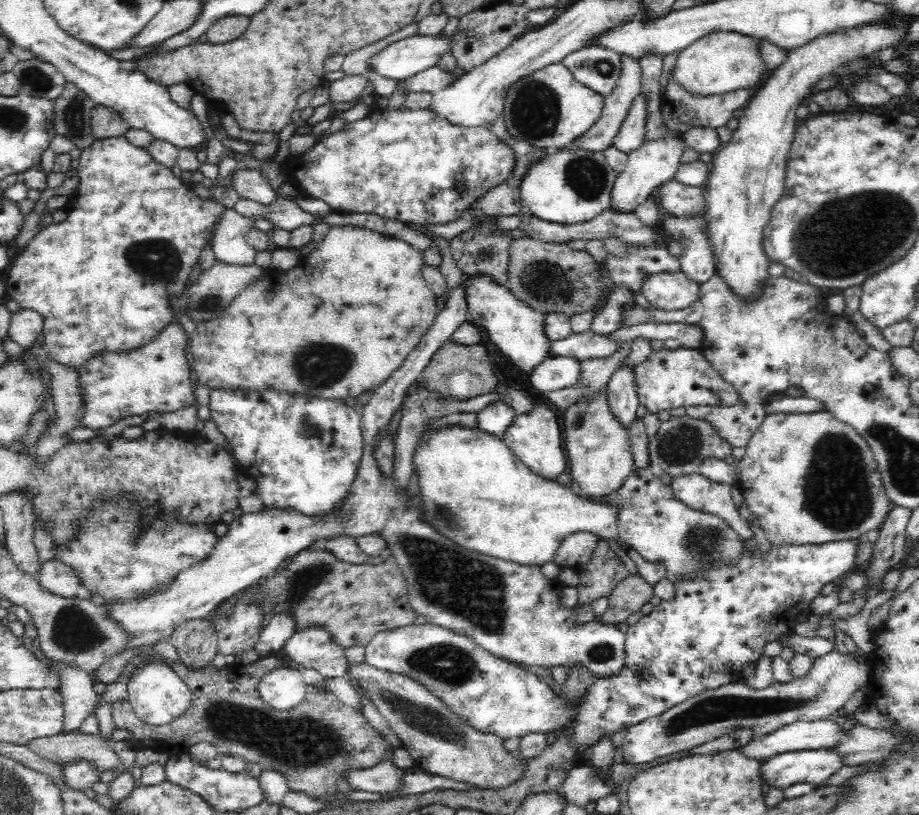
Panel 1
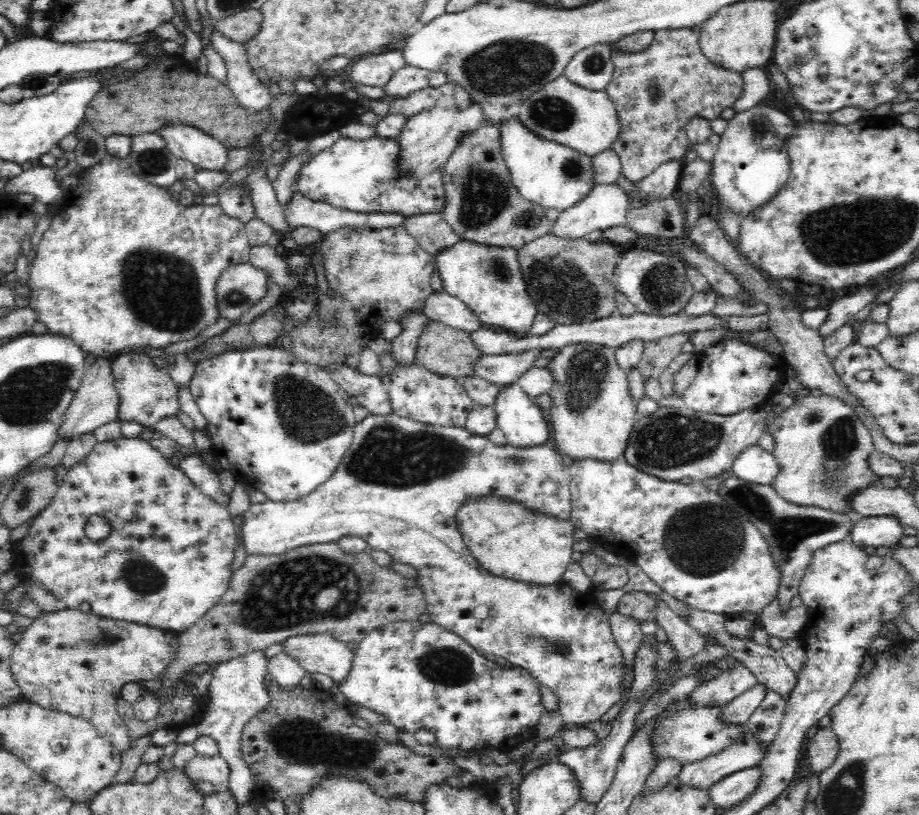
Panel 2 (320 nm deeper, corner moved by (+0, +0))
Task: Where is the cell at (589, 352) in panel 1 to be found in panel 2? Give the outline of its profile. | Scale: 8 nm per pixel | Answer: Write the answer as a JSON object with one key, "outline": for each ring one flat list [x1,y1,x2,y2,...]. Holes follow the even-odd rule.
{"outline":[[532,349,518,354,501,355,481,353,474,364,473,373,498,387,506,387,517,382,534,365,540,351]]}

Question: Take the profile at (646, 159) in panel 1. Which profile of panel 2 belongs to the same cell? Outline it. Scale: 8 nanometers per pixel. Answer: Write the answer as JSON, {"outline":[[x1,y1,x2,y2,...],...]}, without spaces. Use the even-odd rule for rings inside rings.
{"outline":[[618,183,594,185,580,202,559,211,557,219,552,222,550,233,558,238,578,240,584,239,593,230,605,230,611,226,624,225,629,204,626,191]]}

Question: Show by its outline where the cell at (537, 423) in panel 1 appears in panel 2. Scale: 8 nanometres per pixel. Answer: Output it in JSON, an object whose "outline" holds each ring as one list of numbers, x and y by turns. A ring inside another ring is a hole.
{"outline":[[517,382,502,387,493,410,497,428,502,430,508,444,530,448,551,439,550,422]]}

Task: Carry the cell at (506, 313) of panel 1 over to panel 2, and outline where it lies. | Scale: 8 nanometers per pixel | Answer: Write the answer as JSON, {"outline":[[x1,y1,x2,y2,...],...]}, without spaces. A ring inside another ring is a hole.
{"outline":[[459,238,456,244,442,248,434,256,434,266,440,275,443,290,464,302,482,325,487,328,499,326,510,333,527,333,530,330,537,308,527,291,518,248,492,246]]}

